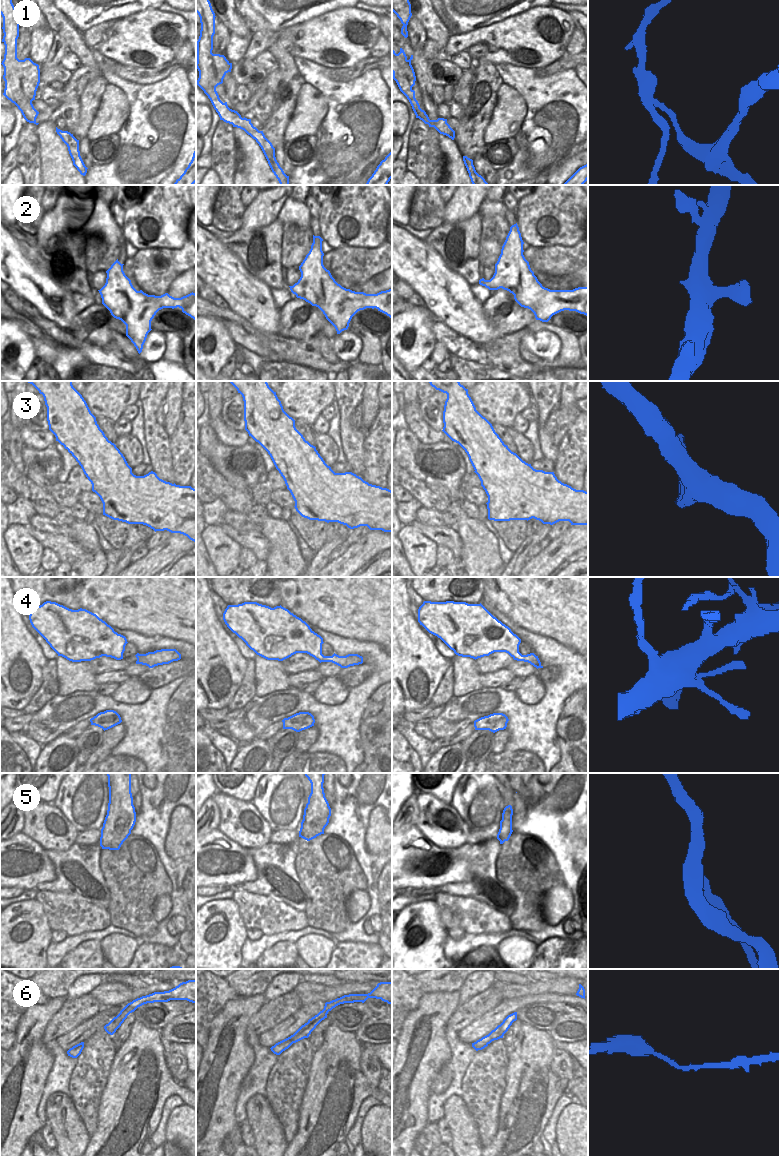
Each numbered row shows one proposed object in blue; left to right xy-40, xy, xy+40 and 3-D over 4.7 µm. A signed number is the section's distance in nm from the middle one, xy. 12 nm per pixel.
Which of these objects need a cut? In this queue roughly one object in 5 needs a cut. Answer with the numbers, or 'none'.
1, 5

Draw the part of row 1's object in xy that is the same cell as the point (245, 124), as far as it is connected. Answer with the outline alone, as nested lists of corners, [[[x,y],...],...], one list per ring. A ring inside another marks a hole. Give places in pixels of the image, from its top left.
[[[238,112],[235,113],[235,120],[232,122],[232,125],[233,127],[244,130],[248,135],[256,140],[280,185],[289,185],[289,176],[284,173],[283,169],[277,162],[275,157],[275,148],[273,147],[272,143],[265,137],[263,131],[259,131],[256,127],[253,126],[251,119],[247,119],[245,117],[242,118]]]

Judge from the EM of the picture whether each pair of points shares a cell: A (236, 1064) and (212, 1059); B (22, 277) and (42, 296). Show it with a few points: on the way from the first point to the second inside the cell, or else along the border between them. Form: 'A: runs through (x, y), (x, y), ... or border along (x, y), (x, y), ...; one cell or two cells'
A: runs through (230, 1064), (224, 1064), (218, 1060); one cell
B: runs through (27, 282), (37, 291); one cell

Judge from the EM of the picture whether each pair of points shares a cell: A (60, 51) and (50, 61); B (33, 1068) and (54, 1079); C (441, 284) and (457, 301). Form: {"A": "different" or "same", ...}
{"A": "same", "B": "different", "C": "same"}

